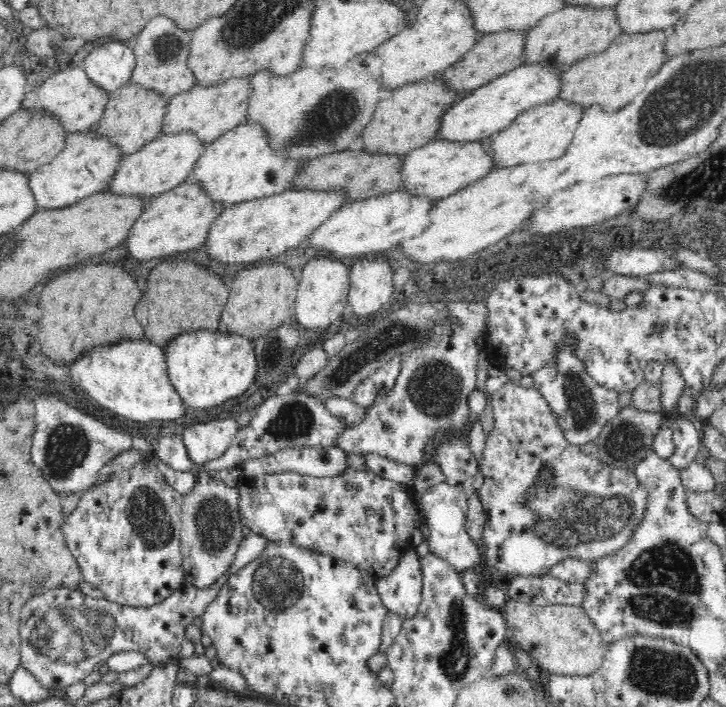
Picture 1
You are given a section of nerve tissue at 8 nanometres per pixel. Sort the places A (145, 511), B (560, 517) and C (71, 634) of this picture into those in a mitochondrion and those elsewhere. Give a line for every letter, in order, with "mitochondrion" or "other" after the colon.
A: mitochondrion
B: mitochondrion
C: mitochondrion

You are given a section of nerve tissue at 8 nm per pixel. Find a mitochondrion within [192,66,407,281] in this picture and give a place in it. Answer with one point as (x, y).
(328, 118)

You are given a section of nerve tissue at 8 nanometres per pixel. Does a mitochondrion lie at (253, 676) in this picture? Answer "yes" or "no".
no

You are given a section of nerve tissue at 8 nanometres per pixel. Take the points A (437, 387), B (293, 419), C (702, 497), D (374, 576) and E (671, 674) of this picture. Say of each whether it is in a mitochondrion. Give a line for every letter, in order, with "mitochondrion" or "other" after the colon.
A: mitochondrion
B: mitochondrion
C: other
D: other
E: mitochondrion

